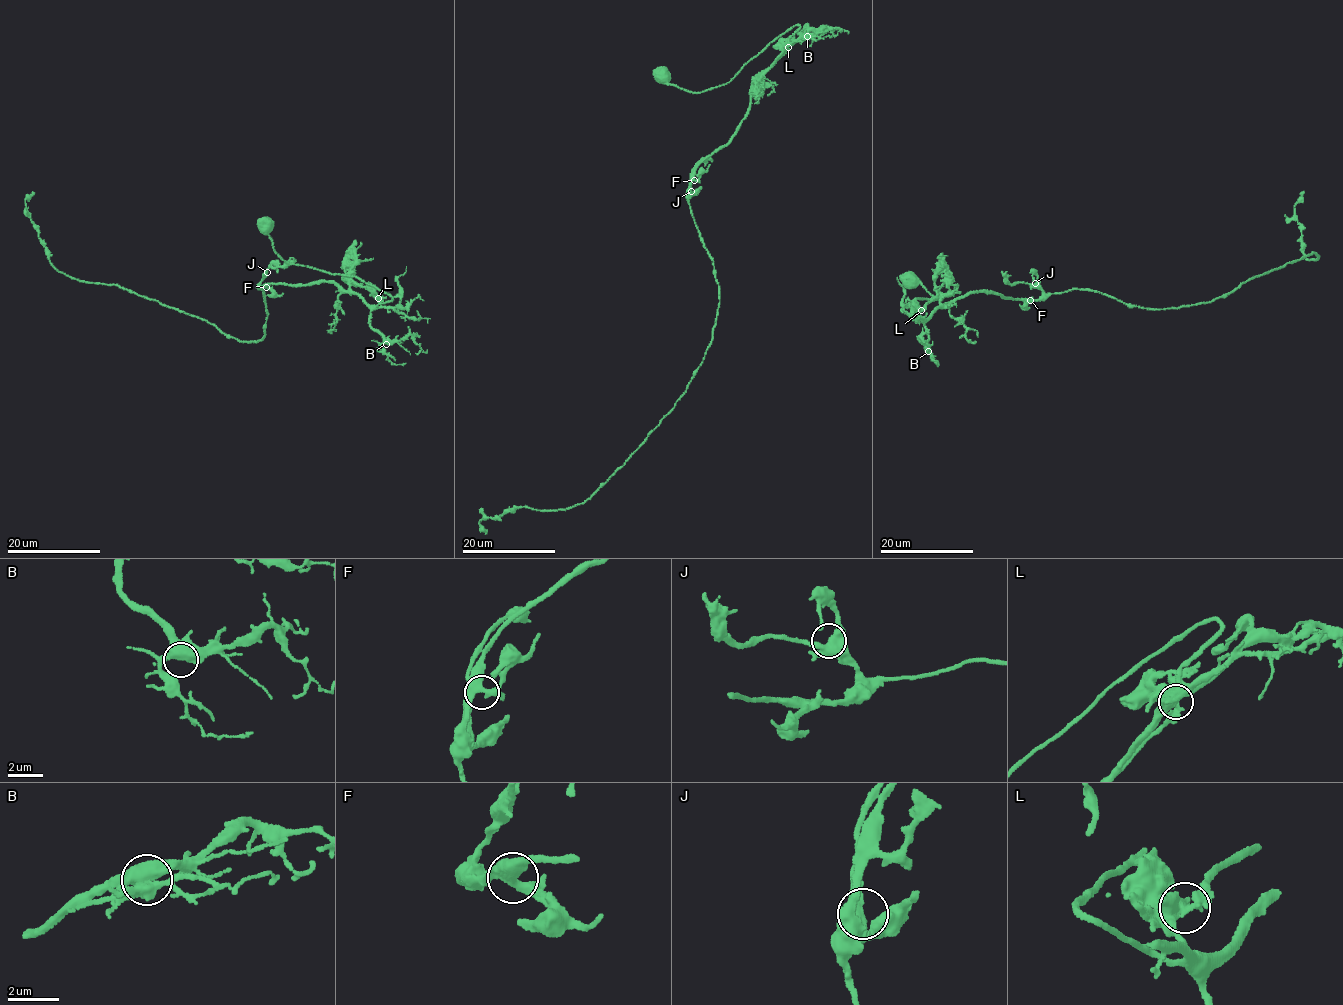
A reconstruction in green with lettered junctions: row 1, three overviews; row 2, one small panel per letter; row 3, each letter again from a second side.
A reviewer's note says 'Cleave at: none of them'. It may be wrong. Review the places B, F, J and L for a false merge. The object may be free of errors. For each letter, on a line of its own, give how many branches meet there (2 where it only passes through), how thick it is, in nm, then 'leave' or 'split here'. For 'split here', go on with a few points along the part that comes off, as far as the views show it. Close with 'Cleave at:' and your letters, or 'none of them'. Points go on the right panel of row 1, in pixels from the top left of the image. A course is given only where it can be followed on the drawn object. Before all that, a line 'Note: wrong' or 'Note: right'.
Note: wrong
B: branches 4; calibre 480 nm; leave
F: branches 4; calibre 400 nm; leave
J: branches 4; calibre 480 nm; leave
L: branches 4; calibre 440 nm; split here; course (921, 310), (936, 297), (938, 291), (950, 293), (957, 286), (947, 274), (942, 253)
Cleave at: L

